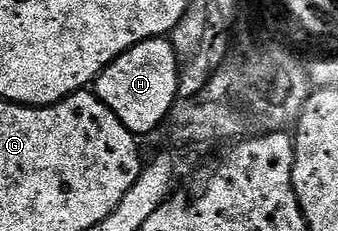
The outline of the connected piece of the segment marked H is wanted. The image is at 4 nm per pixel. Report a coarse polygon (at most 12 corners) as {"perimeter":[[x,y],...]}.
{"perimeter":[[152,37],[98,75],[97,98],[135,135],[179,98],[178,46]]}

